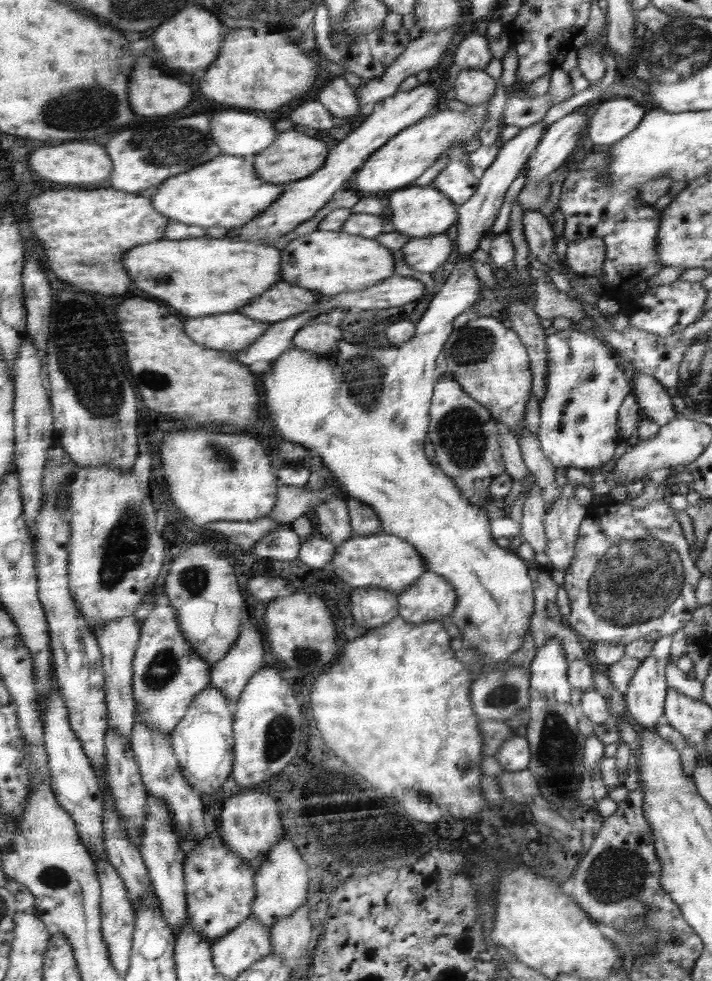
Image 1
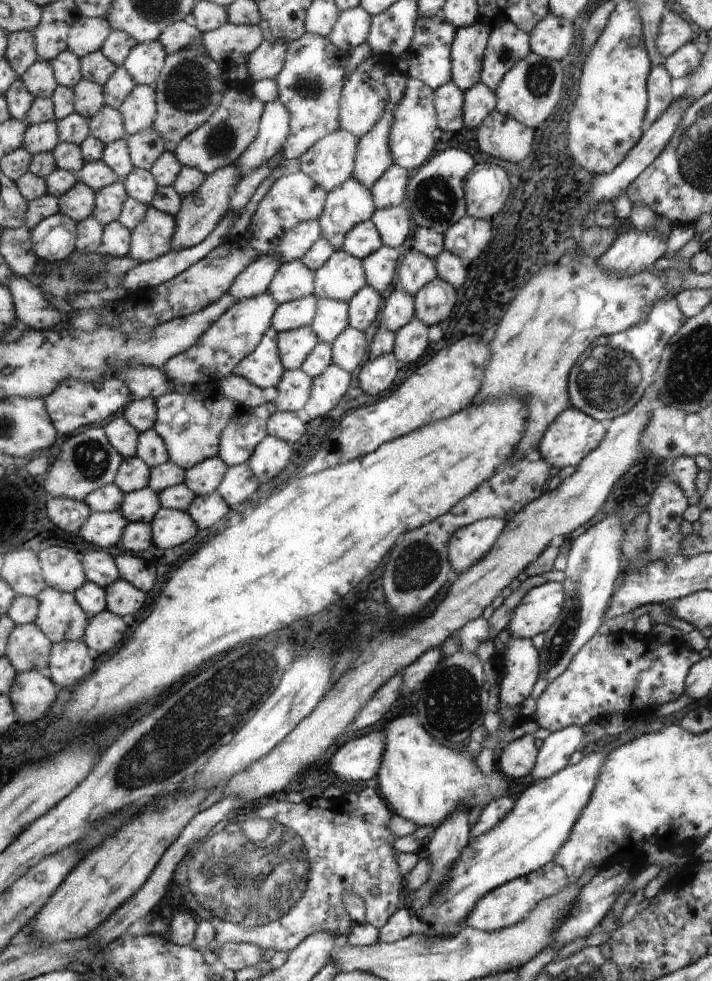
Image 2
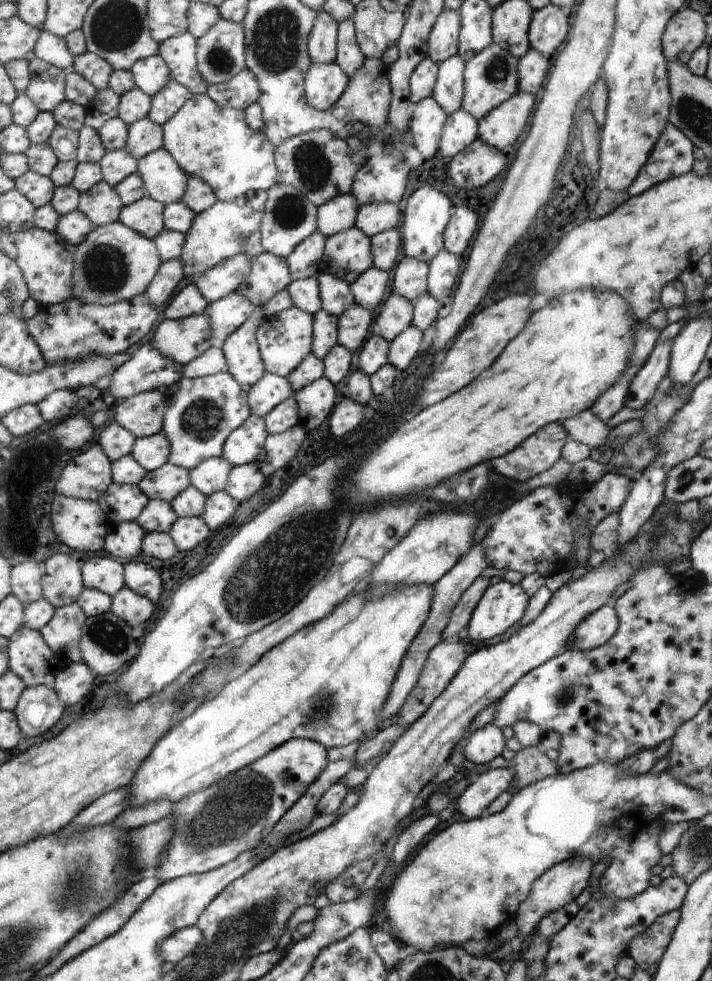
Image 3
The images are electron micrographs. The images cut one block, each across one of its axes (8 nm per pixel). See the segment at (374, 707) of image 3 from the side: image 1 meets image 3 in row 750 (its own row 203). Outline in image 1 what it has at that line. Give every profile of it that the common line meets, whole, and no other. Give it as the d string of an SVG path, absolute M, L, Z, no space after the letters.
M224 153L216 160L172 177L166 184L158 186L158 193L153 196L155 206L162 214L167 214L170 218L186 224L197 224L205 227L221 225L230 230L247 225L260 213L266 212L286 190L285 184L268 183L260 178L253 164L252 156L236 156Z

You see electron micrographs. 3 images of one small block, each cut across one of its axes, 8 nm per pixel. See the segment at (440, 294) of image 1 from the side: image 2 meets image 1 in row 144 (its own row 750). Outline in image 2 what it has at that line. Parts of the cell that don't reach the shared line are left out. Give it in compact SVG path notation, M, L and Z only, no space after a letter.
M525 735L512 742L499 752L496 765L508 778L524 778L532 768L538 749L533 735Z

